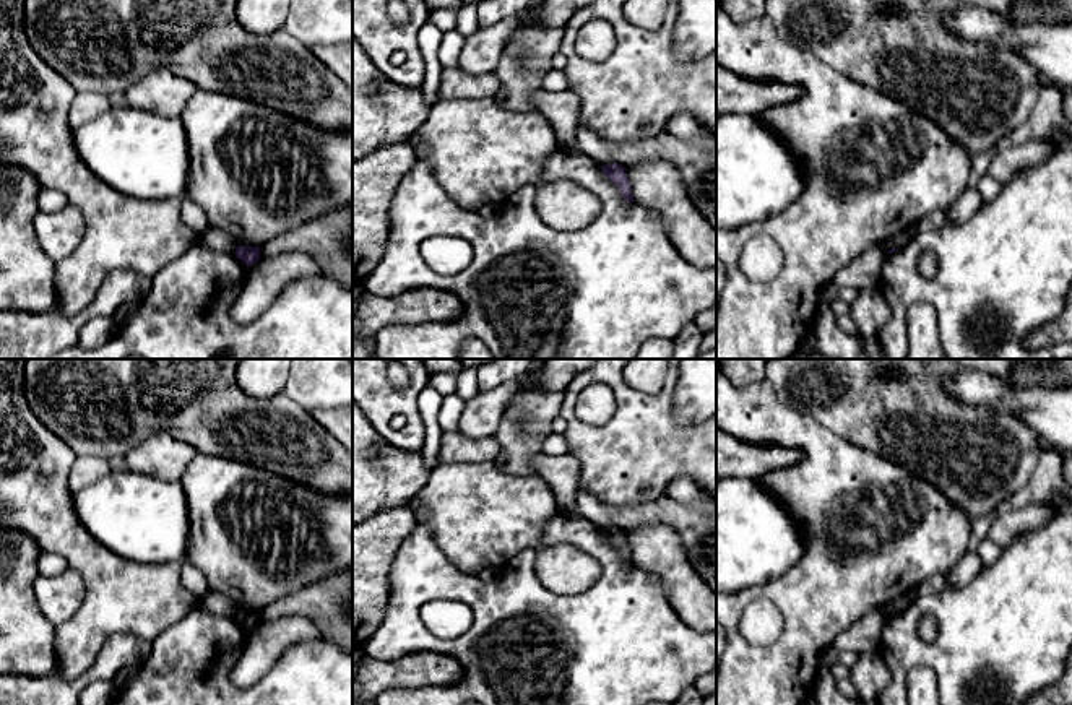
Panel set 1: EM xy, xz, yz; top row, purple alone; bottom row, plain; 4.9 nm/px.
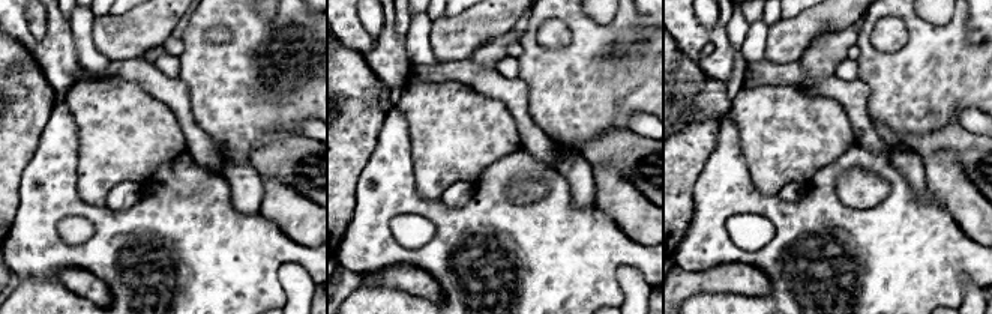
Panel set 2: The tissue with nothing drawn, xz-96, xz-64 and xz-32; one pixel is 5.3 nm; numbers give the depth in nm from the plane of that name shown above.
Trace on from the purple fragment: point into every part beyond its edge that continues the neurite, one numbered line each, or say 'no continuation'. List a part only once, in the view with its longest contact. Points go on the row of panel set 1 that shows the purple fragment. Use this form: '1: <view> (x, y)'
no continuation

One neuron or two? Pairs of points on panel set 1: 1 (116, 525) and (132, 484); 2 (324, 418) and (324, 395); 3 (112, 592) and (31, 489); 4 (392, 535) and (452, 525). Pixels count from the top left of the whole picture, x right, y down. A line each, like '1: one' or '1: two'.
1: one
2: two
3: one
4: two

